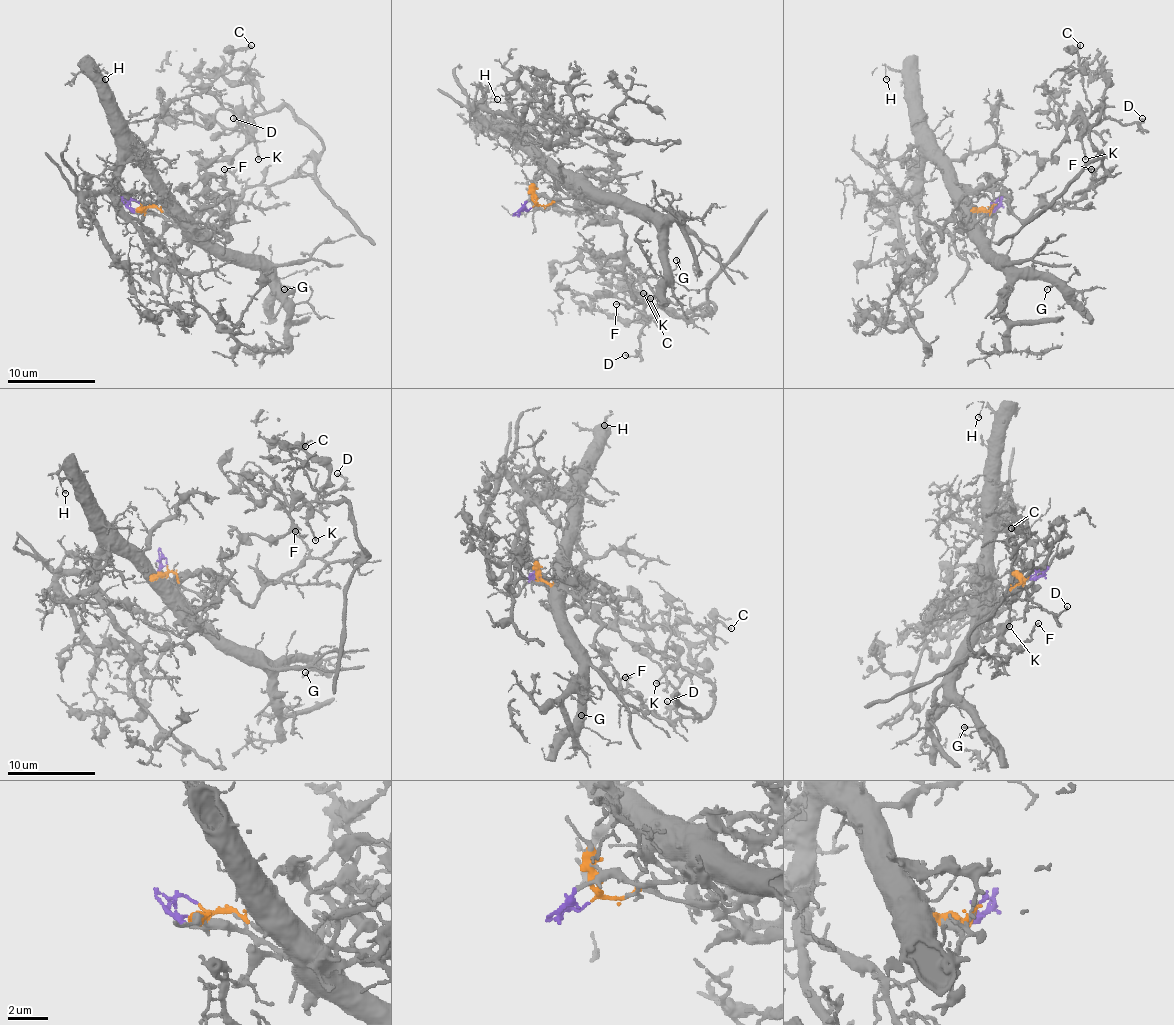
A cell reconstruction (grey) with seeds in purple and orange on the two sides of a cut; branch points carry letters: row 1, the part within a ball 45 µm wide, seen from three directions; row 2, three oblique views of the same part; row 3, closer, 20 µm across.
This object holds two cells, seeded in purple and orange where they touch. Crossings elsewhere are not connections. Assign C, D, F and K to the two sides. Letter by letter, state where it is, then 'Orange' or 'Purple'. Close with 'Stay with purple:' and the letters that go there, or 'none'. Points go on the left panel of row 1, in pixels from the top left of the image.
C: Place: (251, 45). Orange
D: Place: (233, 118). Orange
F: Place: (224, 169). Orange
K: Place: (258, 159). Orange
Stay with purple: none

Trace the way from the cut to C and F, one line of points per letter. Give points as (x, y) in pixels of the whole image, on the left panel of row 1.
C: (140, 204), (188, 217), (219, 199), (232, 219), (248, 188), (288, 179), (323, 148), (230, 64), (250, 44)
F: (140, 204), (188, 217), (199, 201), (219, 199), (232, 219), (230, 208), (241, 197), (239, 181), (224, 168)

